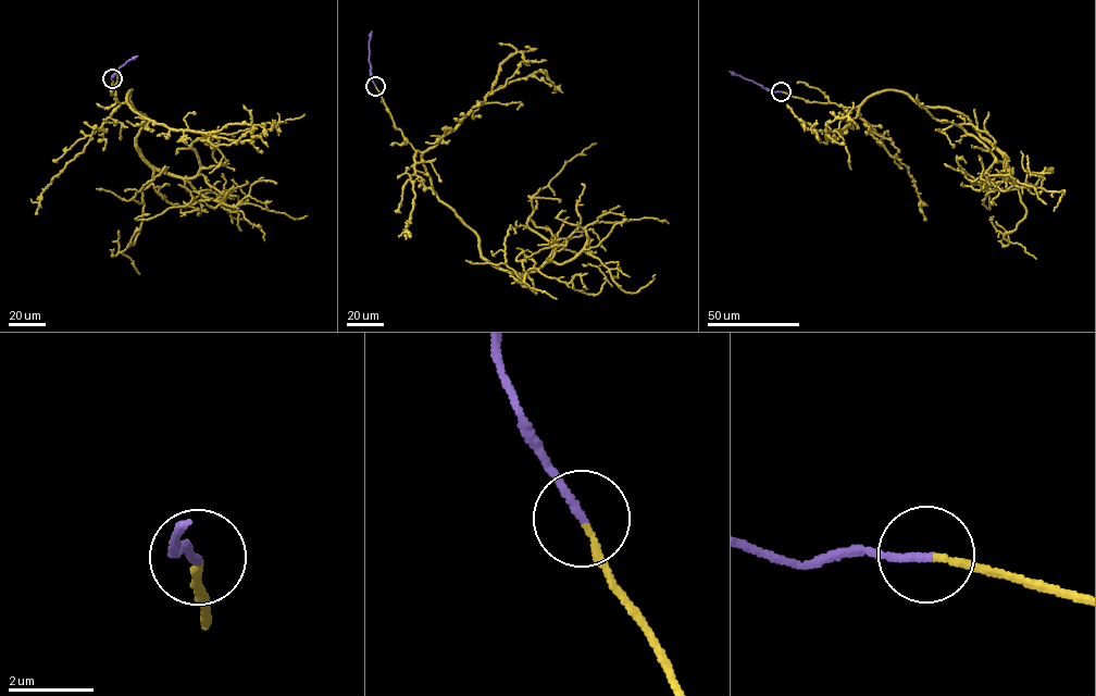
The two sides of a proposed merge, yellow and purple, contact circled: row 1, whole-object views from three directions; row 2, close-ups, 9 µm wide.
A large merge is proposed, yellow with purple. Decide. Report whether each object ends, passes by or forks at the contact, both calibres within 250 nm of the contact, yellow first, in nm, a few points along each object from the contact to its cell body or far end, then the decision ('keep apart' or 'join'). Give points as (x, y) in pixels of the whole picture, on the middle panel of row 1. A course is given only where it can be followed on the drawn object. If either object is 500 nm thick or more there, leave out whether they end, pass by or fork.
yellow ends | purple ends | 150/180 nm | yellow via (375, 86), (434, 193), (510, 273), (551, 251), (527, 224), (536, 196), (596, 143) | purple via (375, 86), (369, 60), (371, 30) | join

